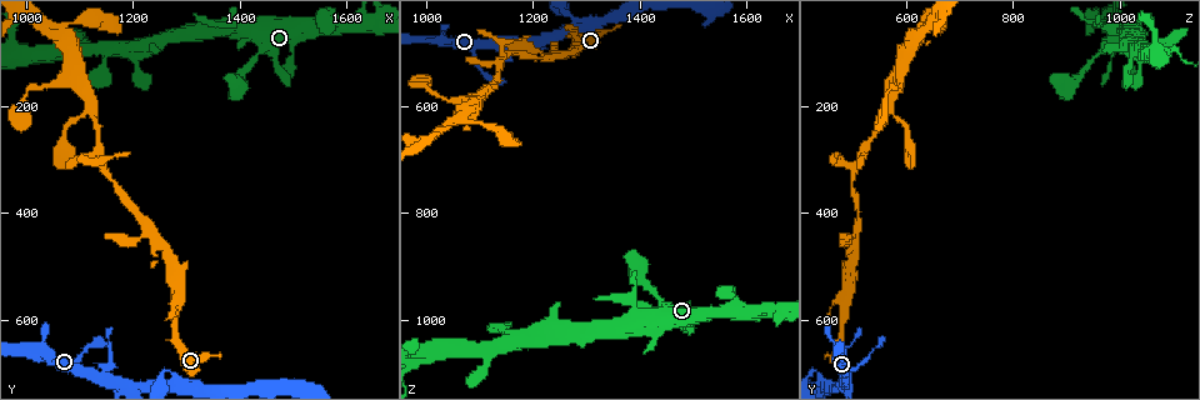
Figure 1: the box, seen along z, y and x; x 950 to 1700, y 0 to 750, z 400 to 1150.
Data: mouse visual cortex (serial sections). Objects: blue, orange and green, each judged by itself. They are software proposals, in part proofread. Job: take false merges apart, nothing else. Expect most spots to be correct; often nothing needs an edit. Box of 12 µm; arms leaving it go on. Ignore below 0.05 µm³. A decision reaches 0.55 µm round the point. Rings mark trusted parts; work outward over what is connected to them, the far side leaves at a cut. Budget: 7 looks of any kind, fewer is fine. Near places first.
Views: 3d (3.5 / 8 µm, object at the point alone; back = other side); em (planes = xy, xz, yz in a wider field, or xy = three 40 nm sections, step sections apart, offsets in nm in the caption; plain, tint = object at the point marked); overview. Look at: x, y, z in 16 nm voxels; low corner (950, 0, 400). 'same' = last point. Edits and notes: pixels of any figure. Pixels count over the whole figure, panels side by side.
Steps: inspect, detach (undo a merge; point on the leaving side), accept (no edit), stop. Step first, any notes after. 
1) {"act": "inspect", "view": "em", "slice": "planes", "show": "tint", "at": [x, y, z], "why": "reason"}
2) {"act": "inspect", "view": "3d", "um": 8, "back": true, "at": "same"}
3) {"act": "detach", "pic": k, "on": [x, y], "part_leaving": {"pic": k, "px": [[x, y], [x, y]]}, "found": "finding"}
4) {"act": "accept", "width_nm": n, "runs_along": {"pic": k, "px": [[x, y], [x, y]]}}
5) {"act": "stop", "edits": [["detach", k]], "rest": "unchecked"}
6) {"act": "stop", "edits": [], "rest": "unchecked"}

{"act": "inspect", "view": "3d", "um": 8, "at": [1240, 440, 505], "why": "side arm on a straight run"}

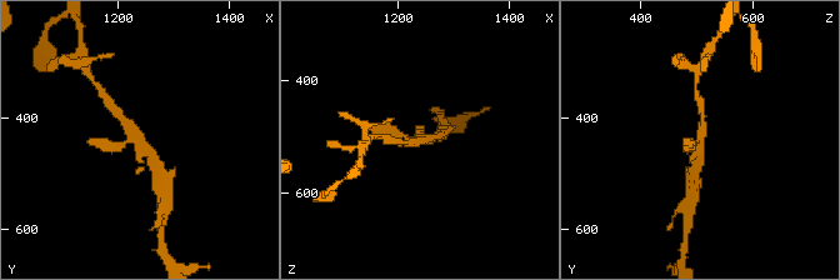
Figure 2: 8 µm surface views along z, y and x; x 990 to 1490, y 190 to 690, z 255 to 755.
{"act": "inspect", "view": "em", "slice": "xy", "step": 3, "show": "tint", "at": [1235, 435, 505]}

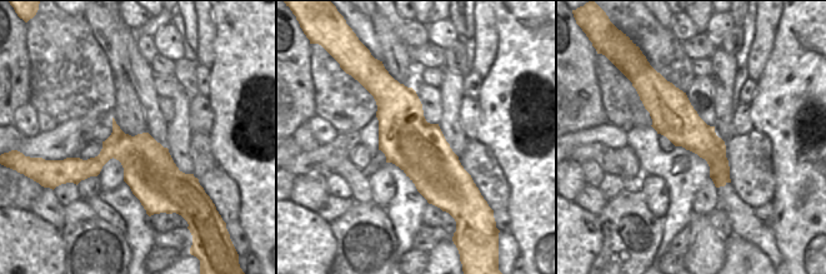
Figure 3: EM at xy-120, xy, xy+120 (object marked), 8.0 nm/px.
{"act": "accept", "runs_along": {"pic": 3, "px": [[659, 89], [715, 154], [721, 183]]}, "found": "one cell here"}

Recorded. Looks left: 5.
{"act": "inspect", "view": "3d", "um": 3.5, "back": true, "at": [1140, 315, 500], "why": "branch point"}

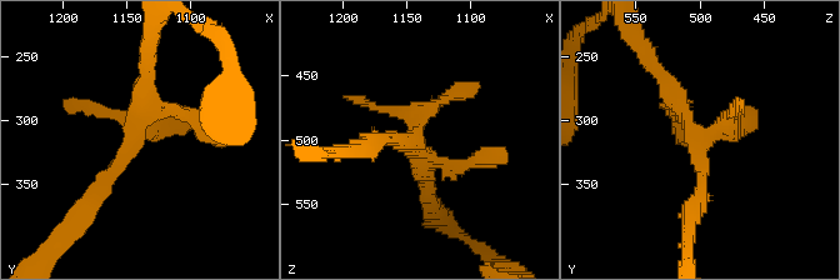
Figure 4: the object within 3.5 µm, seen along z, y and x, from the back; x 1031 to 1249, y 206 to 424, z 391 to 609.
{"act": "inspect", "view": "em", "slice": "planes", "show": "tint", "at": [1142, 314, 502], "why": "need the tissue"}

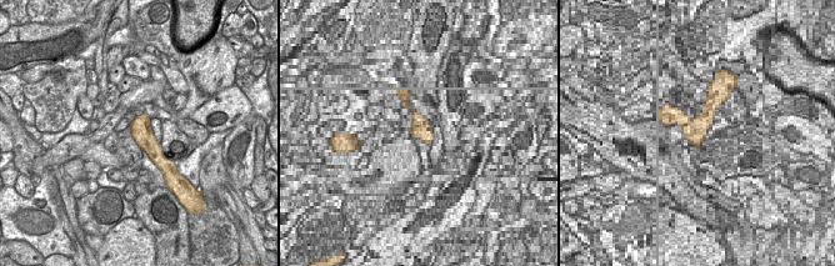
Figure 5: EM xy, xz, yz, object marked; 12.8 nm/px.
{"act": "inspect", "view": "em", "slice": "xy", "step": 5, "show": "tint", "at": "same"}

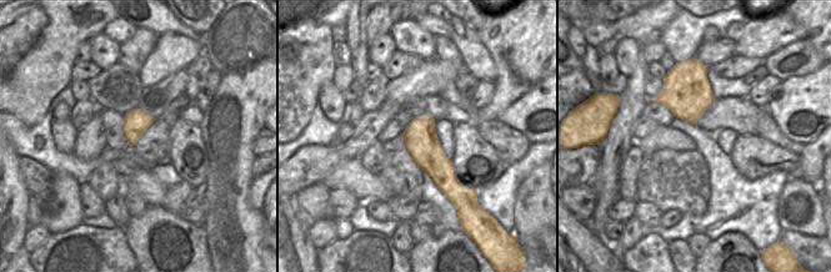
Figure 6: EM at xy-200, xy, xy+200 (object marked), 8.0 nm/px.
{"act": "accept", "runs_along": {"pic": 4, "px": [[89, 206], [135, 141], [146, 69]]}, "found": "all the same cell"}

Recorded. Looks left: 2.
{"act": "inspect", "view": "3d", "um": 3.5, "at": [1390, 55, 995], "why": "three arms meet"}

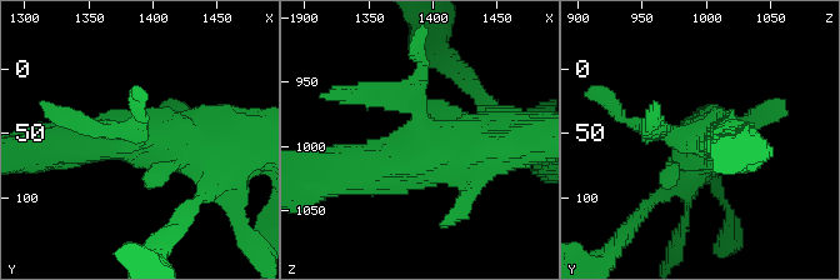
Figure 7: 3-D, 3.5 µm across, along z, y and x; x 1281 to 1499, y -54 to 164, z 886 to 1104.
{"act": "inspect", "view": "em", "slice": "planes", "show": "tint", "at": [1392, 52, 990], "why": "need the tissue"}

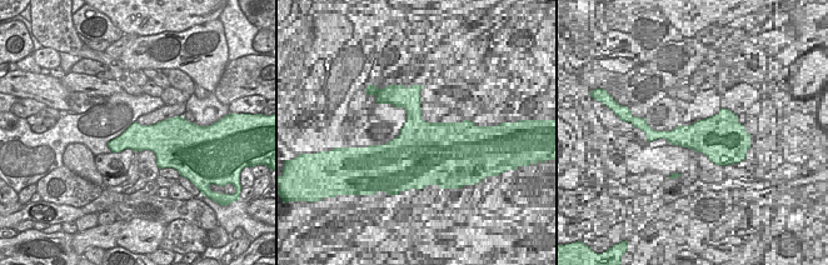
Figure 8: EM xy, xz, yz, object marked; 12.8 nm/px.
{"act": "accept", "runs_along": {"pic": 7, "px": [[515, 131], [434, 160], [354, 170]]}, "found": "one cell here"}

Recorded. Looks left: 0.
{"act": "stop", "edits": [], "rest": "unchecked"}

